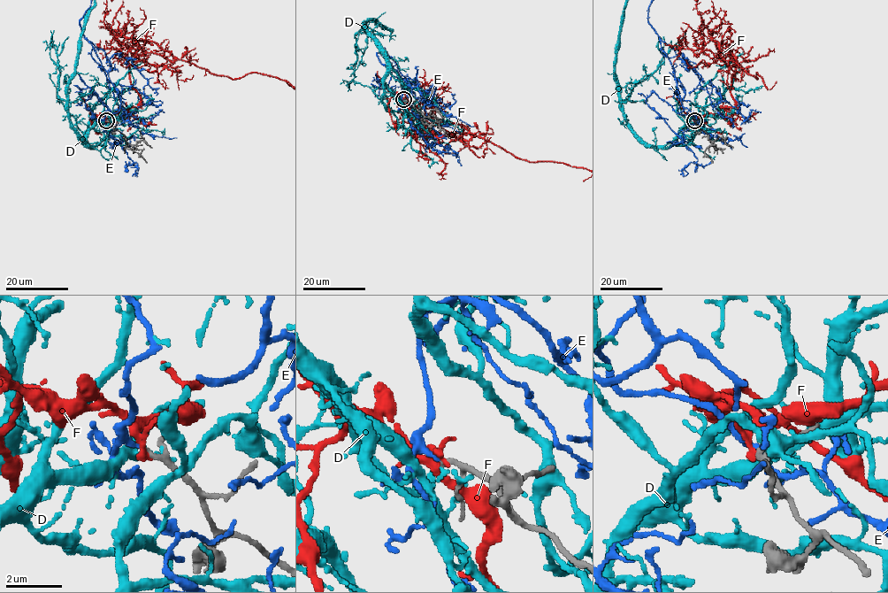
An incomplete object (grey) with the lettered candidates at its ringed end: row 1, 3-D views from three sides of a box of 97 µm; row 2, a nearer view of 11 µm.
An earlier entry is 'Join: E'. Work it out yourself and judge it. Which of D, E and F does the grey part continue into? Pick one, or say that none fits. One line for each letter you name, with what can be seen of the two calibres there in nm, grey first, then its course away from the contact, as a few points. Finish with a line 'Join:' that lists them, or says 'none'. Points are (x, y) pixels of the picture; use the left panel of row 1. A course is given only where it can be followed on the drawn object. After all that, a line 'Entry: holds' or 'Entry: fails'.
E: 140 nm thick on the grey side, 150 nm on the other; it runs (106, 120), (120, 97), (88, 42), (137, 118), (164, 112)
Join: E
Entry: holds

